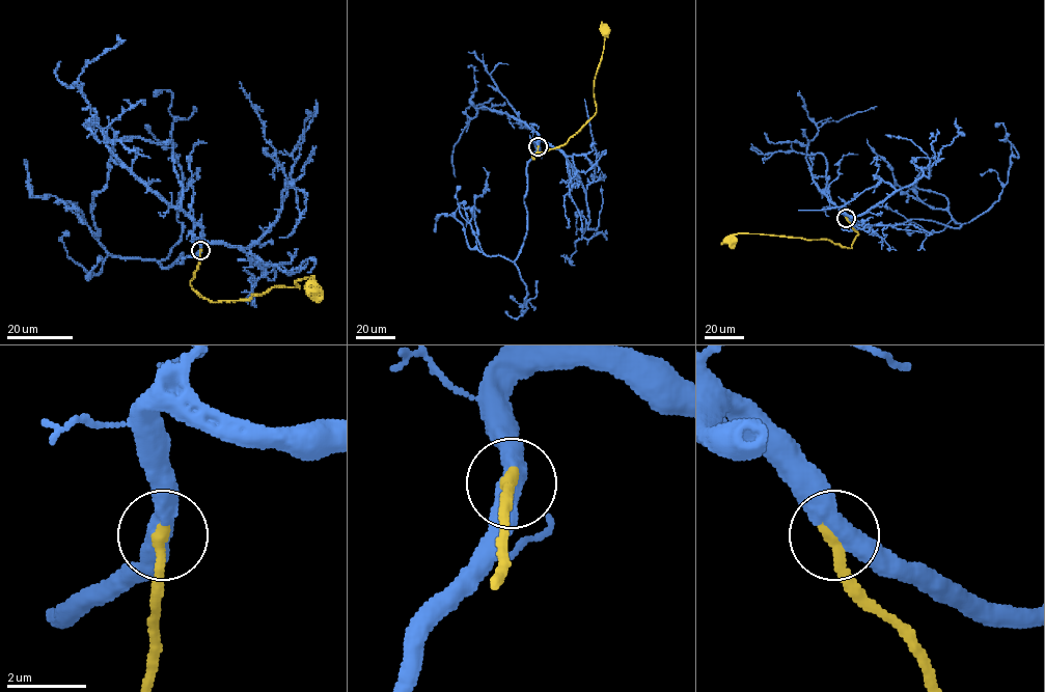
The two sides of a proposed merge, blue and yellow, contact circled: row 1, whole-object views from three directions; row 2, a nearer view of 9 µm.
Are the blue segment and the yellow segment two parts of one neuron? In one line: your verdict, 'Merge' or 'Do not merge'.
Merge

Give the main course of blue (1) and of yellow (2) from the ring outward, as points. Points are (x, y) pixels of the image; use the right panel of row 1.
1: (847, 218), (867, 225), (912, 219), (961, 225), (947, 211), (930, 208), (912, 189), (900, 187), (867, 138)
2: (847, 218), (858, 233), (851, 248), (829, 240), (757, 233), (735, 233), (730, 240)

